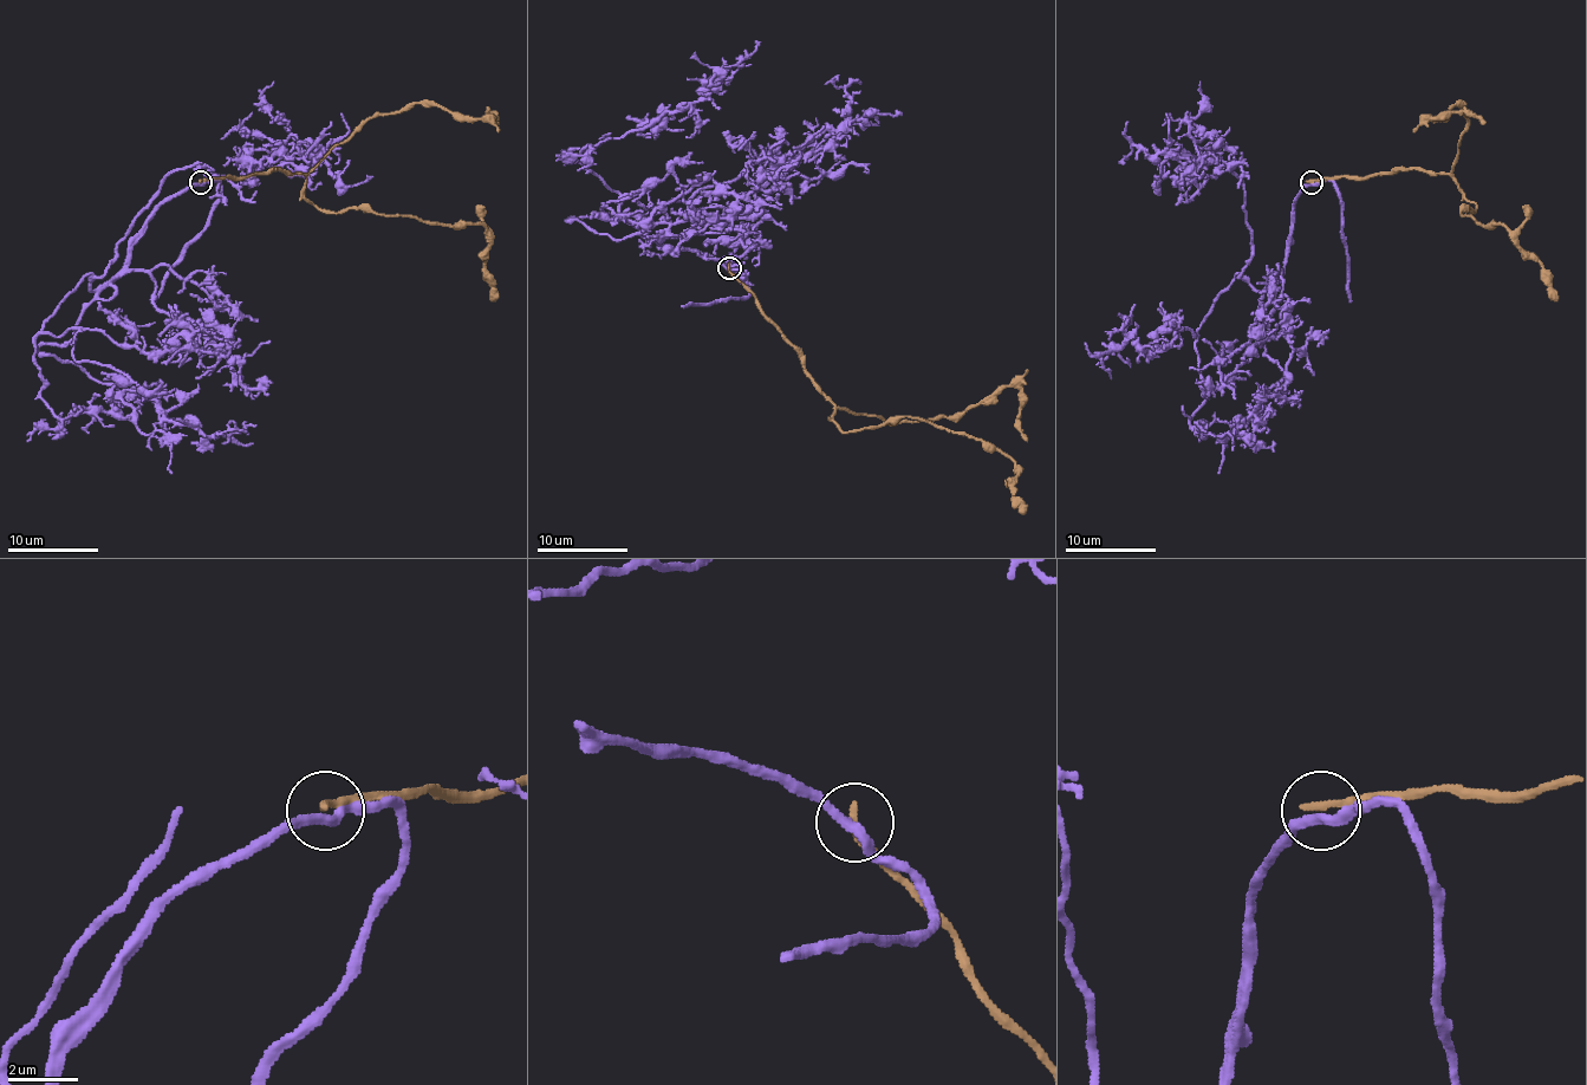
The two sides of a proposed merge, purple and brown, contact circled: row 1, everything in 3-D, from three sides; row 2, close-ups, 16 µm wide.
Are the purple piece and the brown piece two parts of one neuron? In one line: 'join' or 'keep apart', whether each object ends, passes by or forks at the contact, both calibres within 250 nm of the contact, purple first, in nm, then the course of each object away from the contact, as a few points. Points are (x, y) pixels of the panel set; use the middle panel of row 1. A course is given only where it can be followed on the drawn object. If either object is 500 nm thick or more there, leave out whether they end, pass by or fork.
keep apart; purple passes by; brown ends; calibres 280 and 240 nm; course purple (729, 268), (650, 241), (620, 212), (626, 195), (643, 207), (689, 200), (873, 111), (901, 112); course brown (729, 268), (798, 352), (844, 433), (919, 416), (983, 440), (1010, 457), (1023, 512)

